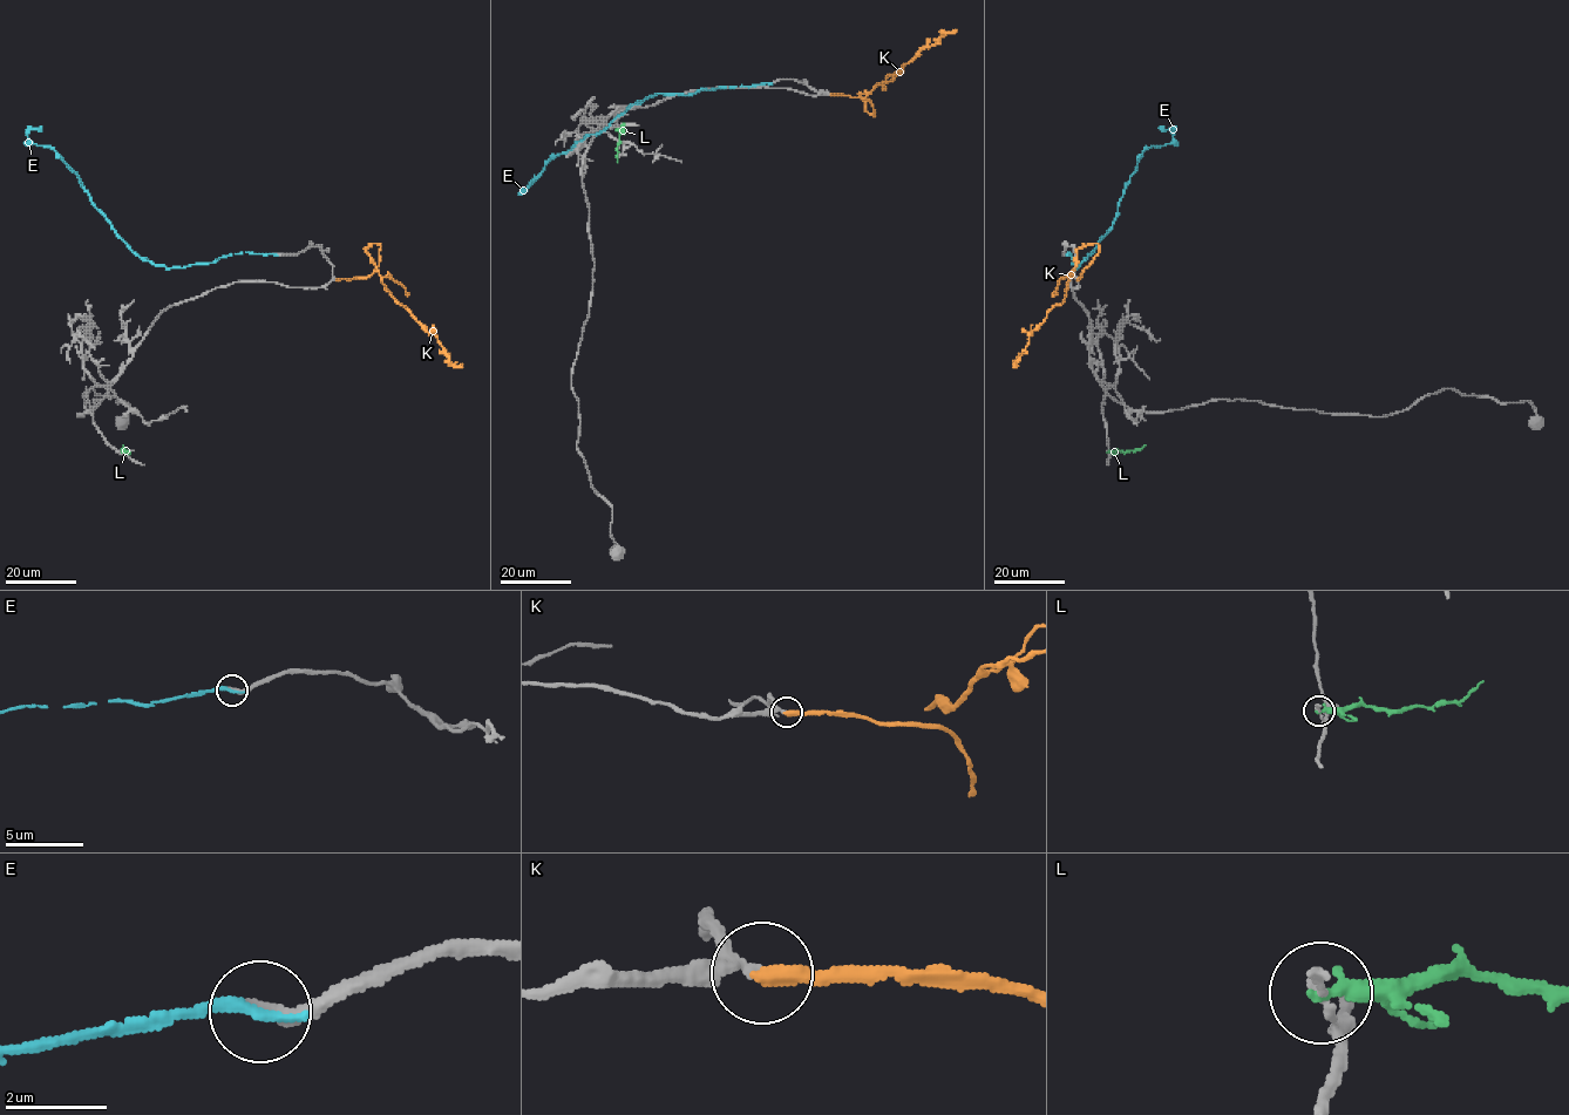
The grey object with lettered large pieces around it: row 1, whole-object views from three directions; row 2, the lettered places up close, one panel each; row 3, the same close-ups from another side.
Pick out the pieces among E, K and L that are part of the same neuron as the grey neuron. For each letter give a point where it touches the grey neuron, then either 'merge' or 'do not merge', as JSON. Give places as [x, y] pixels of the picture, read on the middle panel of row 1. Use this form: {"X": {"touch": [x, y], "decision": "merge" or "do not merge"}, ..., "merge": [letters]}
{"E": {"touch": [768, 83], "decision": "do not merge"}, "K": {"touch": [830, 94], "decision": "do not merge"}, "L": {"touch": [624, 124], "decision": "do not merge"}, "merge": []}

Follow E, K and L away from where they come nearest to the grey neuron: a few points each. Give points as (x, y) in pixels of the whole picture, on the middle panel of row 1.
E: (768, 83), (647, 96), (618, 115), (600, 131), (588, 135), (566, 153), (556, 155), (523, 190), (535, 175)
K: (830, 95), (865, 97), (874, 115), (864, 109), (858, 93), (888, 81), (921, 49), (957, 29)
L: (624, 124), (617, 162)

